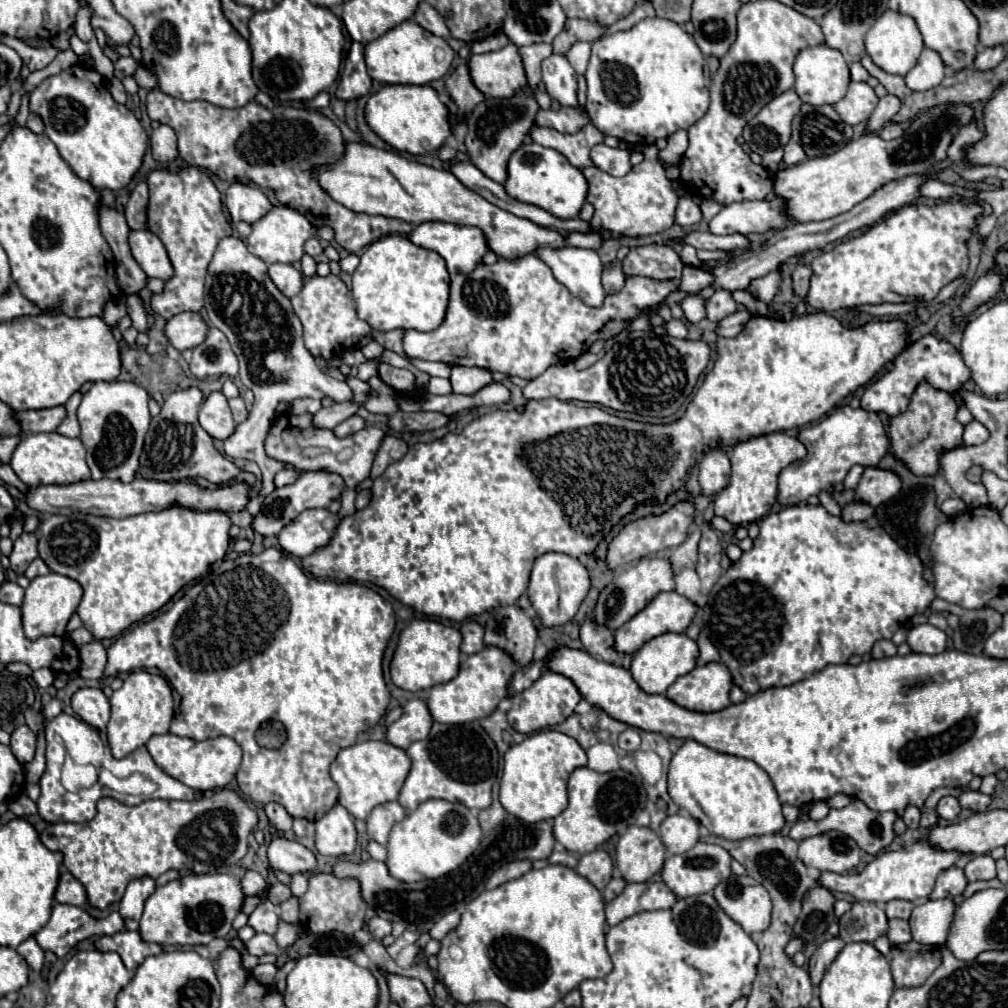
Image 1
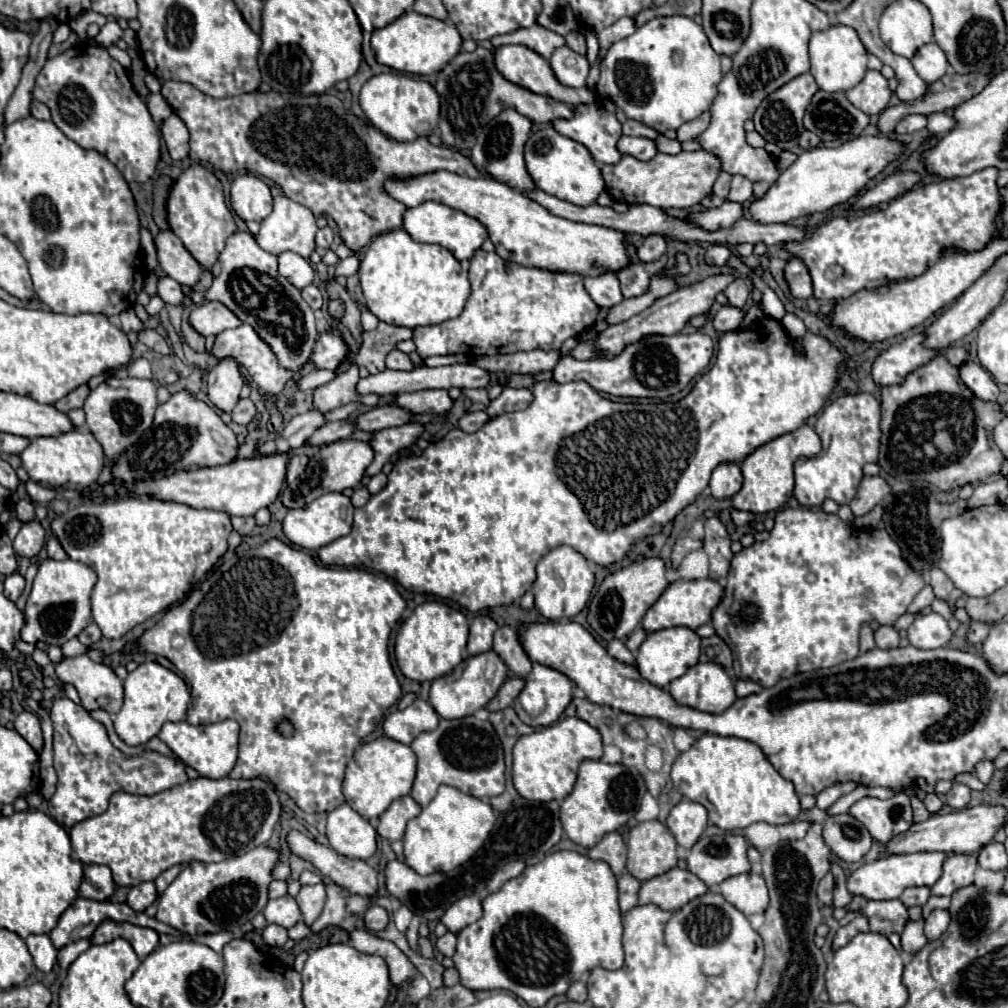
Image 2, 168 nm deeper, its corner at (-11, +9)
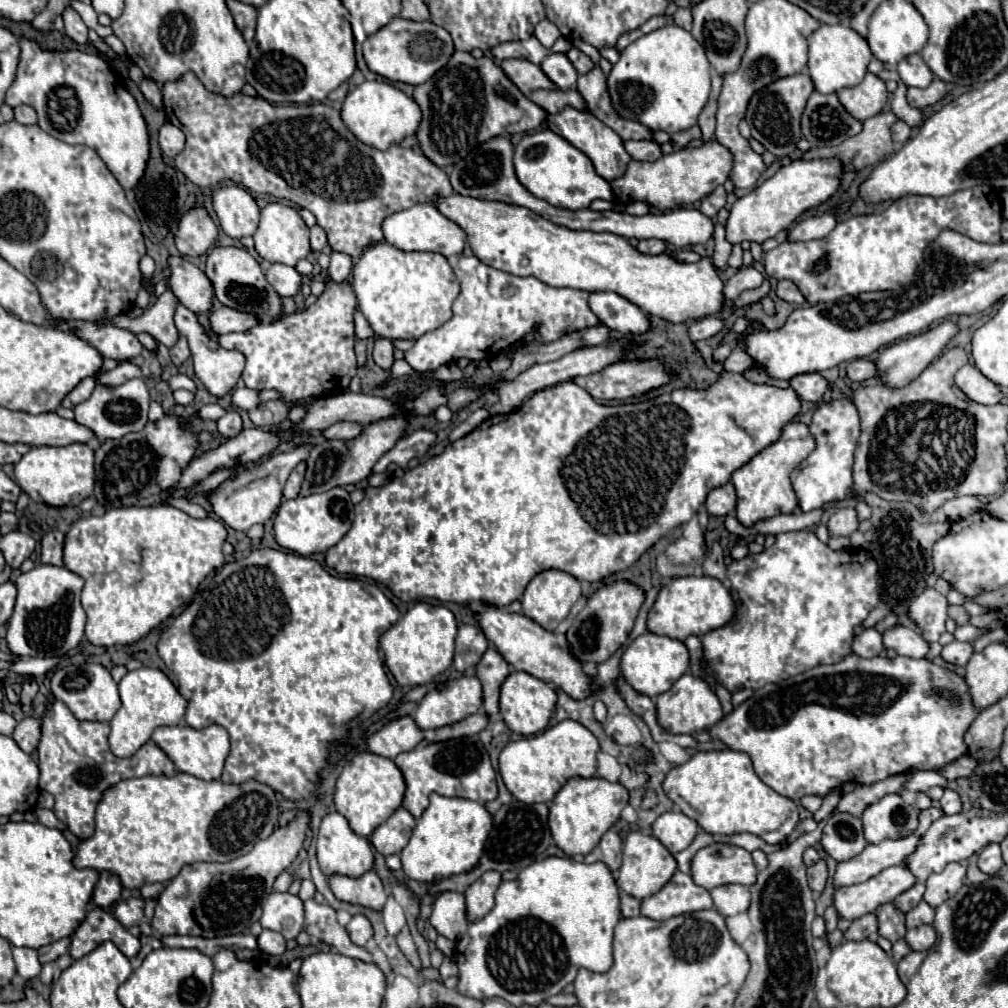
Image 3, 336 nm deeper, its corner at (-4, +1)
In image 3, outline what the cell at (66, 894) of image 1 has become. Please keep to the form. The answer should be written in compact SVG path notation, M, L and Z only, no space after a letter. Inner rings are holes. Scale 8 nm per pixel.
M103 870L101 878L95 886L95 892L93 892L93 904L99 908L109 908L111 904L115 904L121 898L121 890L123 890L123 886L121 886L121 880L117 878L117 874Z

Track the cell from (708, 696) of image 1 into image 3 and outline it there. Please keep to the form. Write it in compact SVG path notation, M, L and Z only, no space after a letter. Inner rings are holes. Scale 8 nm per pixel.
M683 674L671 690L663 692L657 696L657 722L663 730L671 734L695 734L699 730L709 730L723 718L723 710L719 704L719 698L711 688L707 686L705 680L693 676L693 674Z

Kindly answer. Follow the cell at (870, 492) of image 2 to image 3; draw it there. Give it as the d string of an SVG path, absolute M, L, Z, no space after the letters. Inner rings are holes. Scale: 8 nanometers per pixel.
M839 508L827 520L827 532L833 538L849 536L857 528L859 528L859 520L857 520L857 514L855 514L853 508Z

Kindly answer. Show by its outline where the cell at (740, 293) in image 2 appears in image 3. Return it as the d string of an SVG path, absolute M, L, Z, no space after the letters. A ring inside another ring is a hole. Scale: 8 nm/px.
M741 266L725 284L725 296L729 300L735 300L743 290L759 288L763 282L761 272L757 272L753 266Z

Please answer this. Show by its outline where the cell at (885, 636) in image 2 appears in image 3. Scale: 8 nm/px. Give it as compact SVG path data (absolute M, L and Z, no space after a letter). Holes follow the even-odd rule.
M875 628L863 630L859 636L853 638L853 644L851 644L851 652L861 658L875 658L879 656L881 650L883 650L883 640Z

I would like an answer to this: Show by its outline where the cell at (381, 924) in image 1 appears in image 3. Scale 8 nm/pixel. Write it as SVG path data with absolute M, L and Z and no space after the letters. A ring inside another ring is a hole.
M361 914L353 916L351 922L345 926L345 930L347 930L351 942L357 944L357 946L365 946L365 942L373 936L373 926L371 926L371 922L369 922L365 916L361 916Z

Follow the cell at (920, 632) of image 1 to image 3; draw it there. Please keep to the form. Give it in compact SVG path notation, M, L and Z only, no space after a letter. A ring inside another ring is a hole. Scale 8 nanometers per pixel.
M893 626L883 632L883 646L893 648L899 656L909 658L925 658L929 646L921 638L921 634L909 626Z

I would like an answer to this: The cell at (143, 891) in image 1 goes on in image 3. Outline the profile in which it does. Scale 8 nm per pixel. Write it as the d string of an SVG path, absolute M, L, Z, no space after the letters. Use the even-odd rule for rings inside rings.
M143 898L119 900L119 902L115 904L113 916L115 916L117 922L121 922L121 926L125 926L125 928L137 926L139 920L143 918Z

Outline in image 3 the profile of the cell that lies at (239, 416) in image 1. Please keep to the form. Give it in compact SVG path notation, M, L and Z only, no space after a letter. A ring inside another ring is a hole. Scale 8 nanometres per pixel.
M235 410L227 412L225 416L221 416L221 418L217 420L217 430L219 430L219 434L225 436L225 438L237 436L237 434L241 432L241 416L239 416Z

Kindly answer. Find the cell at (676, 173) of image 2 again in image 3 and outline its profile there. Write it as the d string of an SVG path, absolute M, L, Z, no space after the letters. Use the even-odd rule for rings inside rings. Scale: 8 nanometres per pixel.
M715 138L703 140L697 148L681 148L671 154L663 154L655 162L637 162L631 160L625 176L611 182L615 202L627 206L631 202L647 202L657 210L671 210L679 206L693 204L707 194L711 194L717 186L721 186L733 168L733 154L729 148L721 146Z

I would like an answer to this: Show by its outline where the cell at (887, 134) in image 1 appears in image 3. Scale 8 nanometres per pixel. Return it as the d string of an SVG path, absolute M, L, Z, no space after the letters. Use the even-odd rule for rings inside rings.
M897 120L897 122L891 126L891 134L893 134L893 142L895 142L895 144L903 144L903 142L907 142L907 140L911 138L911 128L909 128L905 122Z

